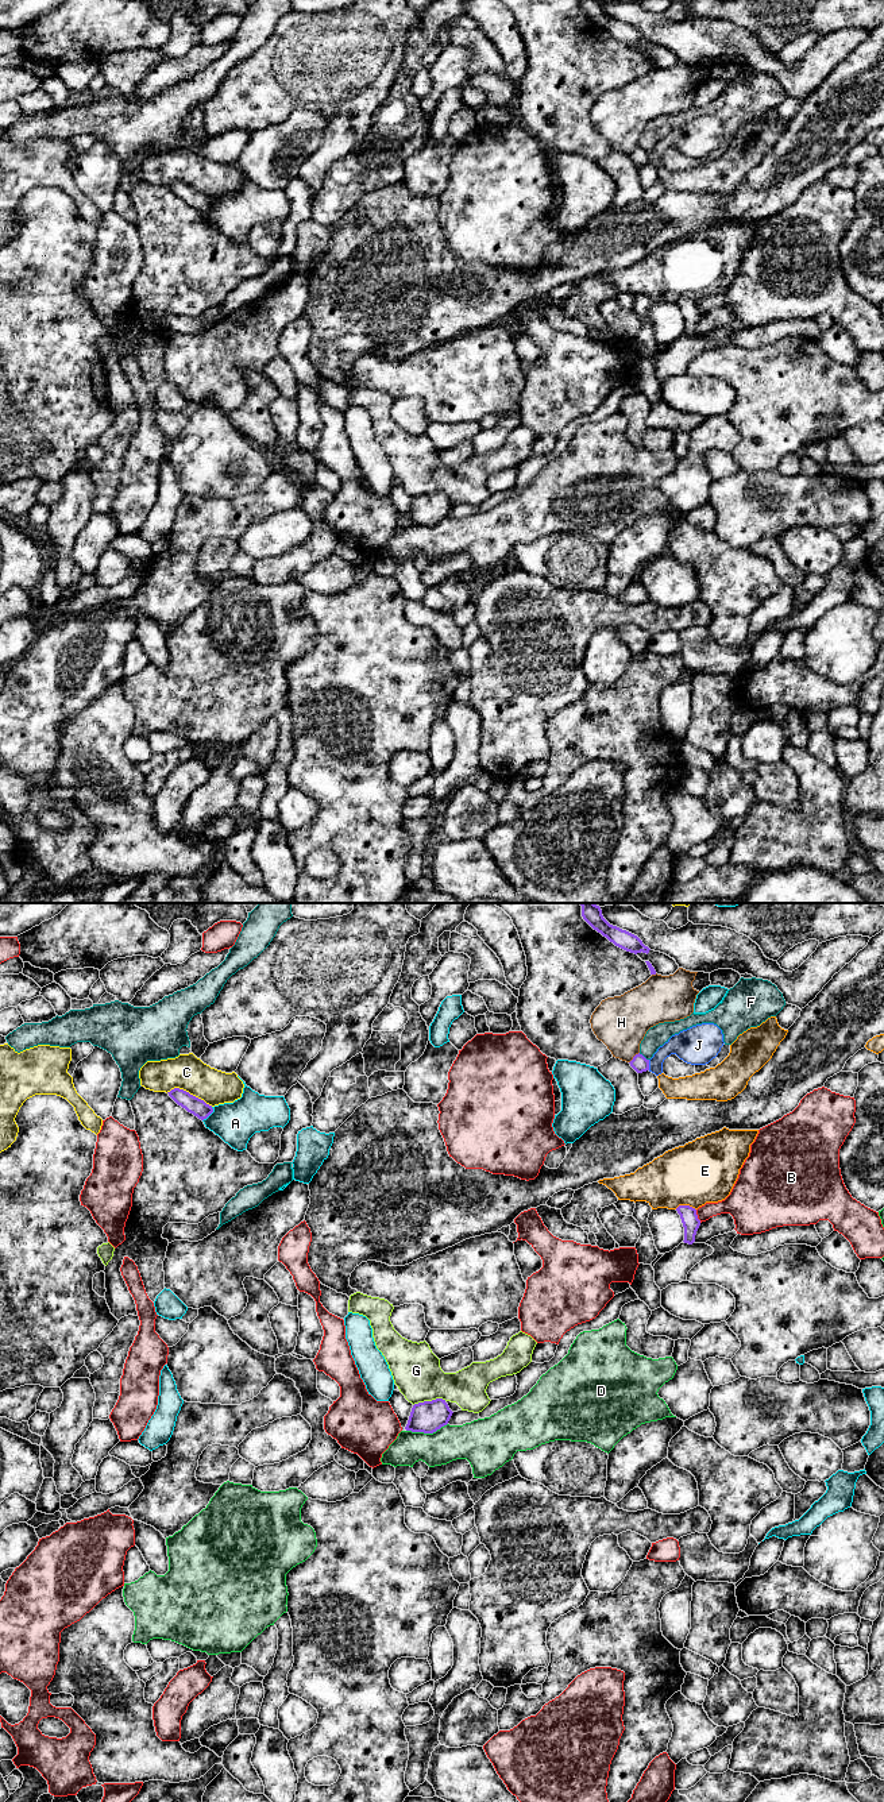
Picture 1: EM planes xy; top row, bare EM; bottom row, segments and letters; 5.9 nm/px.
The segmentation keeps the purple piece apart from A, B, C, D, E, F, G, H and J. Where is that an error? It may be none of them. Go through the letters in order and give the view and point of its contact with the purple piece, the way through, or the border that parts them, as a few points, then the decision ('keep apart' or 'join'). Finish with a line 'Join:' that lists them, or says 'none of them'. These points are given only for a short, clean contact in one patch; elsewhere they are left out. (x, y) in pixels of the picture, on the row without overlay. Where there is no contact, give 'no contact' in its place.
A: contact xy (209, 207); keep apart
B: contact xy (697, 309); keep apart
C: contact xy (188, 185); keep apart
D: contact xy (427, 525); keep apart
E: contact xy (686, 298); keep apart
F: contact xy (643, 149); keep apart
G: contact xy (429, 494); keep apart
H: contact xy (633, 150); keep apart
J: contact xy (648, 158); border xy (648, 153), (649, 162); keep apart
Join: none of them

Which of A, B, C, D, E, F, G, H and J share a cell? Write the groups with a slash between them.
A / B / C / D / E J / F / G / H

